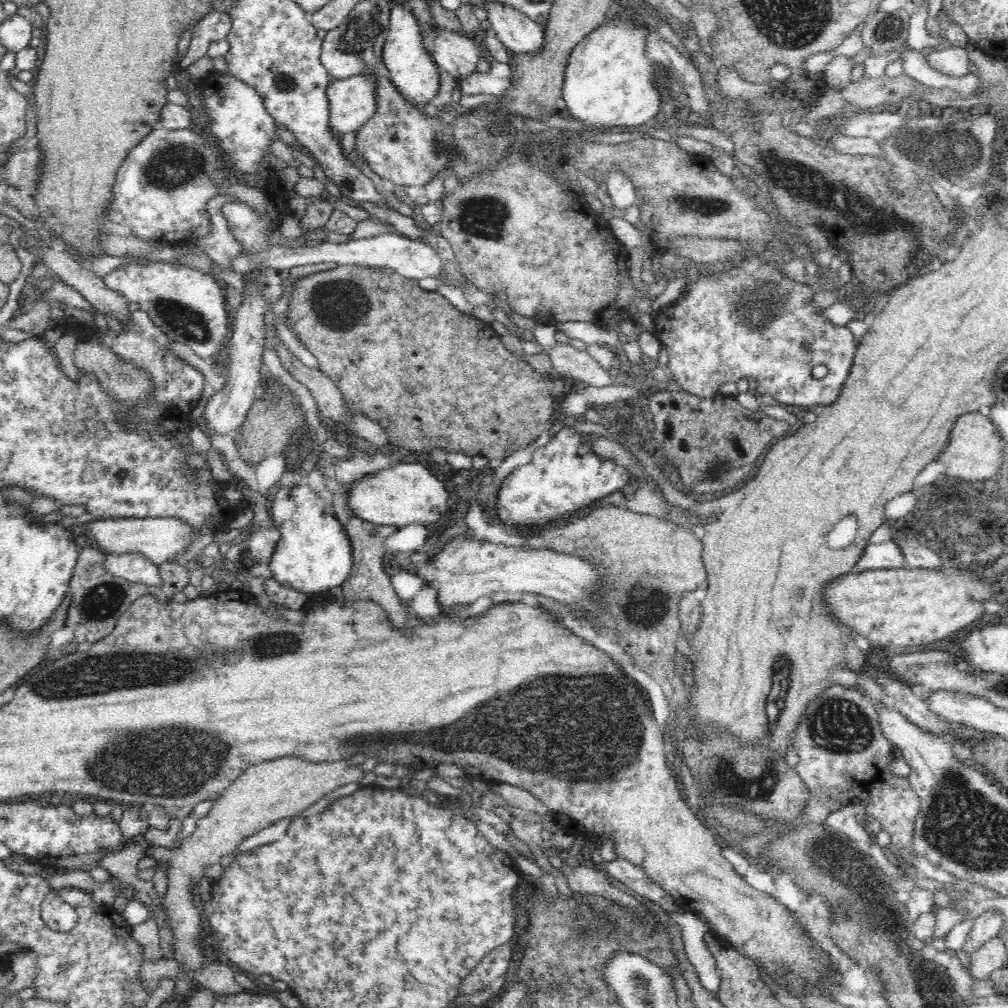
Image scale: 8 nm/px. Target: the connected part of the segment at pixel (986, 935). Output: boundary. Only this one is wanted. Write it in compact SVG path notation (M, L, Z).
M993 909L984 912L976 918L962 950L970 956L972 952L986 944L985 942L996 937L1005 924L1007 924L1007 921L1000 910Z

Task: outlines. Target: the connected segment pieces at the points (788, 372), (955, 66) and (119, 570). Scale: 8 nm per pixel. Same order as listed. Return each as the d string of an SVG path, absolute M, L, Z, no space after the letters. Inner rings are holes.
M749 245L749 248L744 252L741 259L737 263L733 263L733 267L728 269L725 273L715 273L710 269L702 270L700 276L695 281L687 284L687 286L688 292L685 295L680 295L676 301L652 312L654 322L653 332L658 339L660 339L661 344L663 344L661 347L665 347L667 350L669 357L668 366L681 390L688 391L689 394L698 396L699 398L714 398L716 394L721 393L719 388L725 382L737 383L740 378L747 378L747 380L757 380L755 393L758 396L768 394L774 397L776 401L780 402L781 406L793 405L814 408L820 404L830 406L836 402L838 396L840 396L840 391L844 386L844 382L846 382L846 377L850 372L858 341L855 340L852 332L845 326L836 326L821 314L821 310L824 308L812 307L812 305L806 303L807 300L810 300L812 296L814 296L816 290L810 289L806 284L788 279L774 263L762 263L762 261L756 257L754 251L751 250L751 245ZM820 364L826 365L828 373L824 378L816 379L812 375L812 370L814 370L814 366L820 366Z
M948 47L943 50L930 49L922 52L925 55L929 66L935 70L962 78L966 74L974 74L974 68L971 68L971 61L965 47Z
M140 552L108 553L105 556L104 568L108 574L132 582L152 586L161 584L159 565Z

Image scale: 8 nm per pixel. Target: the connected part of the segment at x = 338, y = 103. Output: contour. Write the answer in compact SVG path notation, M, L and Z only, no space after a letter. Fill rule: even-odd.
M362 73L342 80L333 79L327 88L331 131L354 132L376 112L373 74Z

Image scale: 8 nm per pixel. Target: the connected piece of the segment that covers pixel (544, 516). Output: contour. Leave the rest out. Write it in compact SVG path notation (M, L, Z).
M557 426L553 435L548 444L533 452L528 464L516 468L500 486L495 508L509 529L537 529L564 520L612 492L624 493L624 486L632 482L632 471L597 455L588 439L580 437L574 428Z

